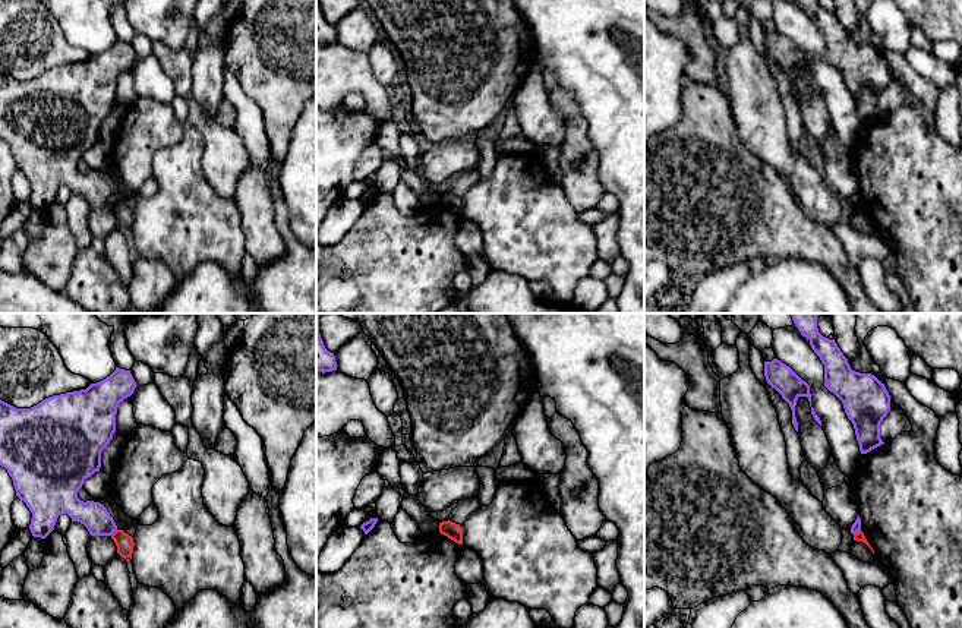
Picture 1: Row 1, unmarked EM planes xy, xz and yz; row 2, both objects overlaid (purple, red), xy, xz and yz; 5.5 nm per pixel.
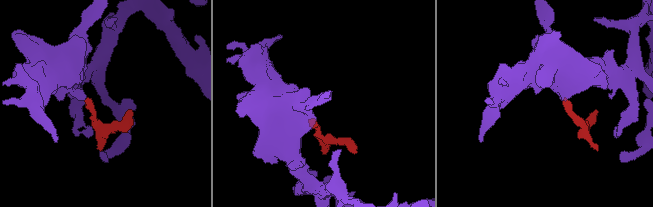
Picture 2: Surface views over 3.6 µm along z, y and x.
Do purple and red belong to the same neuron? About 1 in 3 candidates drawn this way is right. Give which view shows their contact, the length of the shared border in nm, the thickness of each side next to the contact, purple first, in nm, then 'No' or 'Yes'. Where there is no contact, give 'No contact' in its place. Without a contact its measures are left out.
Touches purple in xy. Shared border 50 nm. Thickness 160 nm (purple) against 100 nm. No

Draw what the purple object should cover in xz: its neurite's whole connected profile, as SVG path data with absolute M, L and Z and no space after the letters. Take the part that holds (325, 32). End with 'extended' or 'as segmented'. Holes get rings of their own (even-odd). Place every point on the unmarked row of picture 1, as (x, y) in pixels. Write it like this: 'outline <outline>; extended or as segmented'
outline M316 0L316 44L332 44L337 42L337 34L334 25L328 23Z; as segmented

